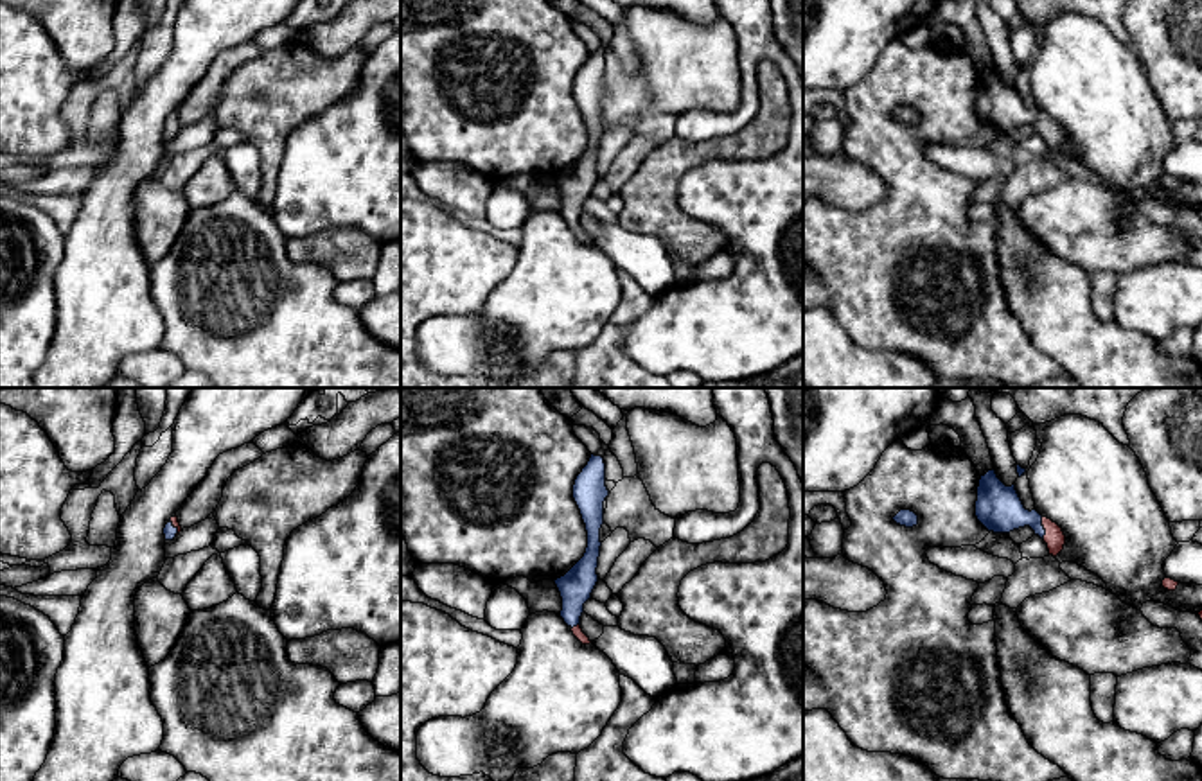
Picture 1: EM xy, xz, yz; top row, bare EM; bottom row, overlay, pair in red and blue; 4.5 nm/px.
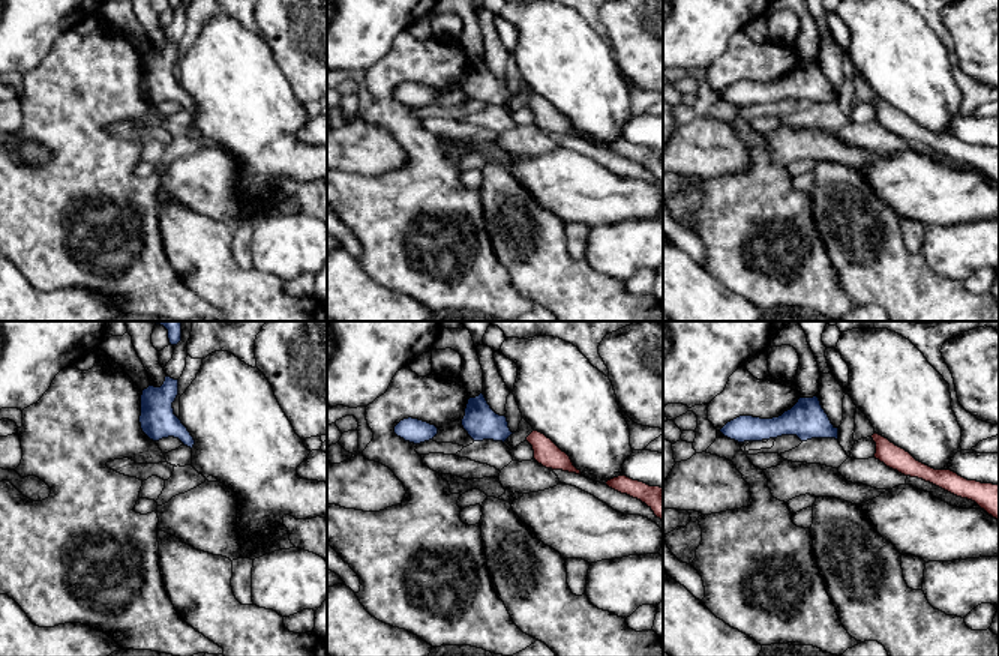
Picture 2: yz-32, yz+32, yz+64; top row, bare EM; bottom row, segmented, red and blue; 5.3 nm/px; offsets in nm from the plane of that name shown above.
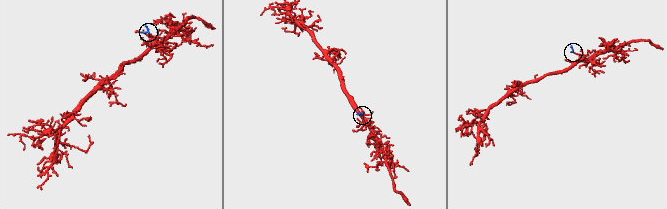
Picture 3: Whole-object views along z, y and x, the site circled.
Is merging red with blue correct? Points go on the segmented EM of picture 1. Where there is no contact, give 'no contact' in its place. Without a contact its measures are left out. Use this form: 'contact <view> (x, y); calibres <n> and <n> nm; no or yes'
contact yz (1044, 528); calibres 90 and 200 nm; yes

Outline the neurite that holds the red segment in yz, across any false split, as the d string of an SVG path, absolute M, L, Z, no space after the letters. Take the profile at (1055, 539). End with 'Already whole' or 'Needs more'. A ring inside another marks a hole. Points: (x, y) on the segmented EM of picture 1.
M994 469L979 479L976 517L994 533L1010 533L1030 526L1047 544L1053 557L1064 549L1065 535L1062 528L1037 510L1026 510L1015 485L1006 487Z. Needs more

